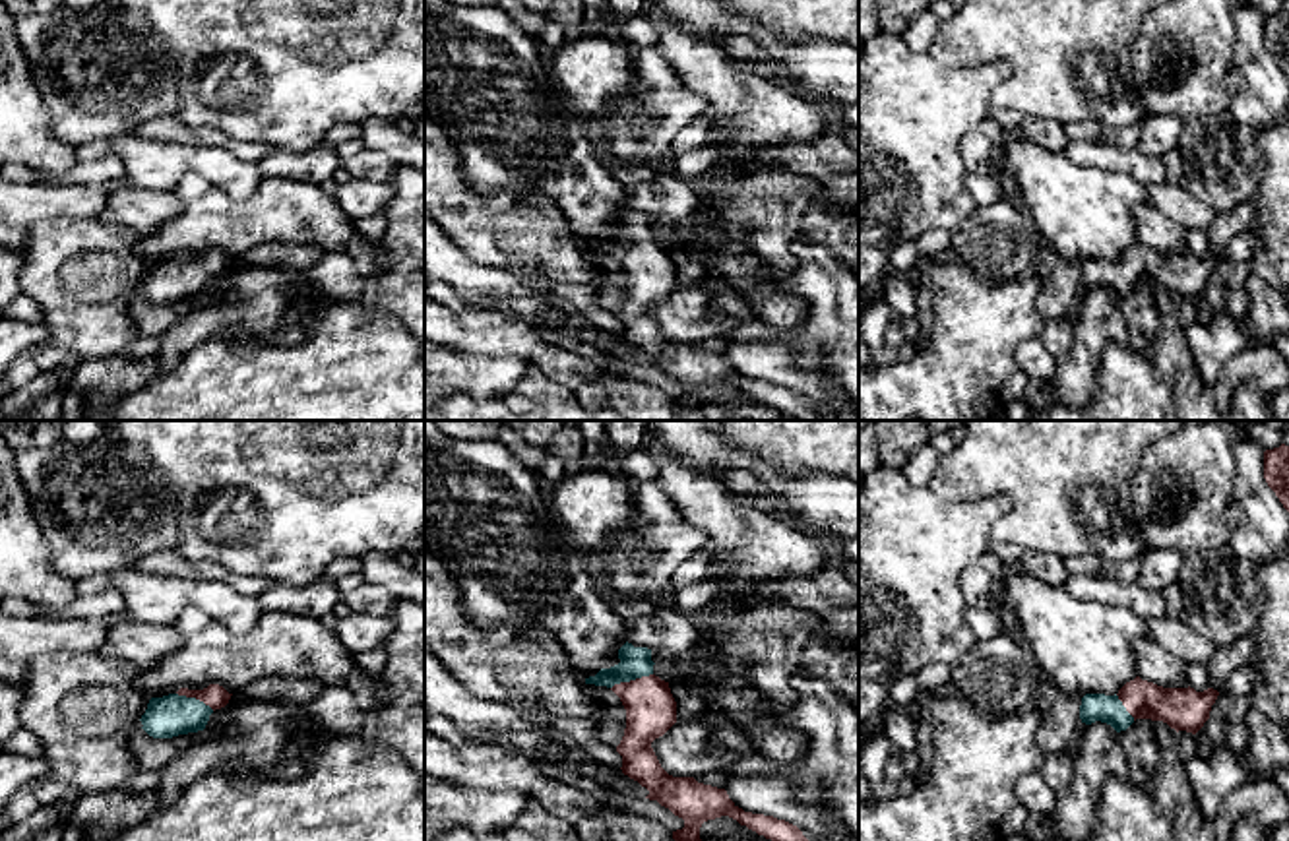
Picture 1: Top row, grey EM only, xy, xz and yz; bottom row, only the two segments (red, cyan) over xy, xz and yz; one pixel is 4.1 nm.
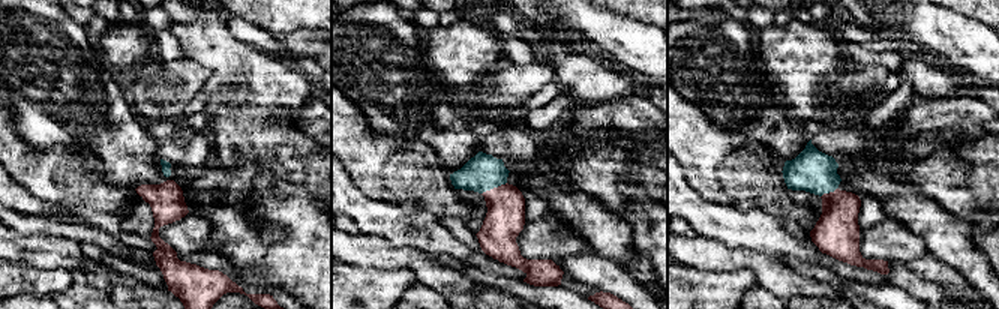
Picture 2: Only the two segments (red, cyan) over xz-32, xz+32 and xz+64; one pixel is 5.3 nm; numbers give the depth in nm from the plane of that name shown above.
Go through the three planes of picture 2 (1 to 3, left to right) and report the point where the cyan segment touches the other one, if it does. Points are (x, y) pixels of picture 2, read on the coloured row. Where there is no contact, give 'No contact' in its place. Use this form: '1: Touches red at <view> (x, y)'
1: No contact
2: Touches red at xz+32 (494, 188)
3: Touches red at xz+64 (830, 192)

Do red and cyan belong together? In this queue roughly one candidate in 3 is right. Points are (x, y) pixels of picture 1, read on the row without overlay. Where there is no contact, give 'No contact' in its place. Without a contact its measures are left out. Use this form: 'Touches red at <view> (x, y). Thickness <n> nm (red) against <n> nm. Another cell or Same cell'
Touches red at xz (630, 247). Thickness 200 nm (red) against 130 nm. Same cell

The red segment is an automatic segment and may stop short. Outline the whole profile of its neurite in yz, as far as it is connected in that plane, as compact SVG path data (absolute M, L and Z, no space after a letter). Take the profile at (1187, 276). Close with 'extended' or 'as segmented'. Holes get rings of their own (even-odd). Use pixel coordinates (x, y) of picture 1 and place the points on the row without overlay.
M1136 242L1115 262L1085 260L1080 271L1080 285L1085 291L1095 287L1111 291L1116 298L1126 296L1136 285L1163 287L1171 295L1196 300L1210 285L1211 271L1219 258L1208 254L1163 254Z | extended

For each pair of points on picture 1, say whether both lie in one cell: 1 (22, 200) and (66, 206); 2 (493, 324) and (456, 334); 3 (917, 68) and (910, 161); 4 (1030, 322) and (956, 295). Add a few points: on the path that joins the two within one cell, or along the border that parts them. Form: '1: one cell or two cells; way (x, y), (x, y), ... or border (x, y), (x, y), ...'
1: one cell; way (33, 202), (55, 202)
2: one cell; way (483, 332), (466, 332)
3: one cell; way (911, 92), (911, 138)
4: one cell; way (1012, 318), (979, 318), (974, 312)

